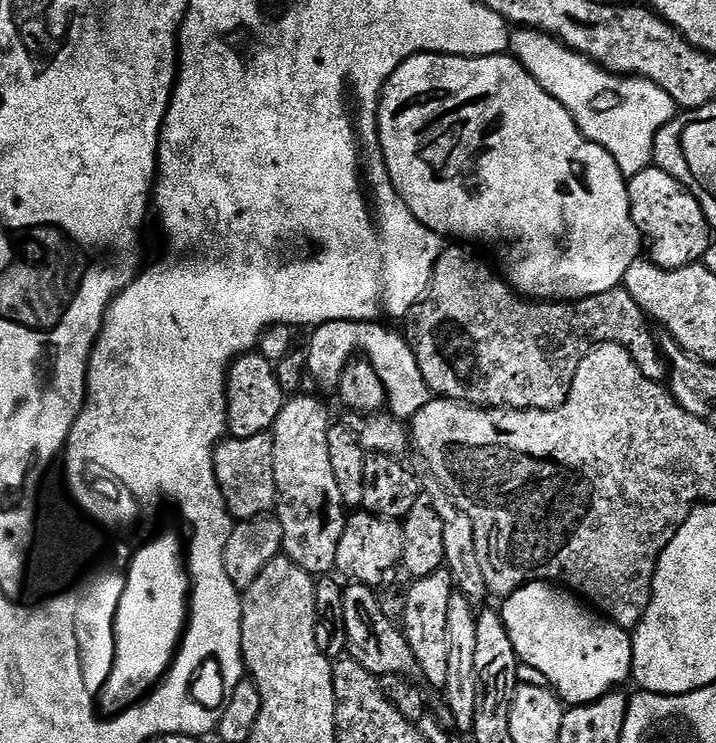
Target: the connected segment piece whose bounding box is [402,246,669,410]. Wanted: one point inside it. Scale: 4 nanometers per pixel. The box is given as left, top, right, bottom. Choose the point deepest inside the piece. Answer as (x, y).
(478, 340)

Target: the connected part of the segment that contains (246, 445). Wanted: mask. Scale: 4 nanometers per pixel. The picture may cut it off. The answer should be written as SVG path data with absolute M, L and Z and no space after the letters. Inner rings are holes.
M269 433L254 434L254 438L232 436L221 440L216 446L214 470L228 510L237 521L255 520L275 509L278 501L274 482L274 442Z

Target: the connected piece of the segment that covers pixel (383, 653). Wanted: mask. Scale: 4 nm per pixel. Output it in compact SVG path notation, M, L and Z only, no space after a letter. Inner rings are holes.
M349 583L344 588L342 608L346 613L347 655L351 659L357 660L377 678L386 674L412 678L419 673L420 667L414 658L414 650L410 650L410 642L404 637L398 624L386 618L377 589L373 585Z

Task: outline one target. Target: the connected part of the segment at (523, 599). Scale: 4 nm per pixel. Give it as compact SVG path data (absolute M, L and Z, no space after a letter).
M533 582L530 584L523 584L514 594L503 597L501 604L504 605L499 605L498 611L501 618L504 619L505 626L508 627L508 633L514 642L514 650L516 651L516 655L520 658L520 663L534 666L534 670L546 674L548 687L560 697L565 705L575 706L578 704L589 704L590 702L594 702L598 698L602 698L607 692L619 689L621 685L623 685L620 683L622 683L624 679L627 681L629 677L631 677L632 637L629 629L618 626L613 620L609 620L607 616L601 614L599 611L593 610L579 595L573 594L567 587L557 586L552 582Z

